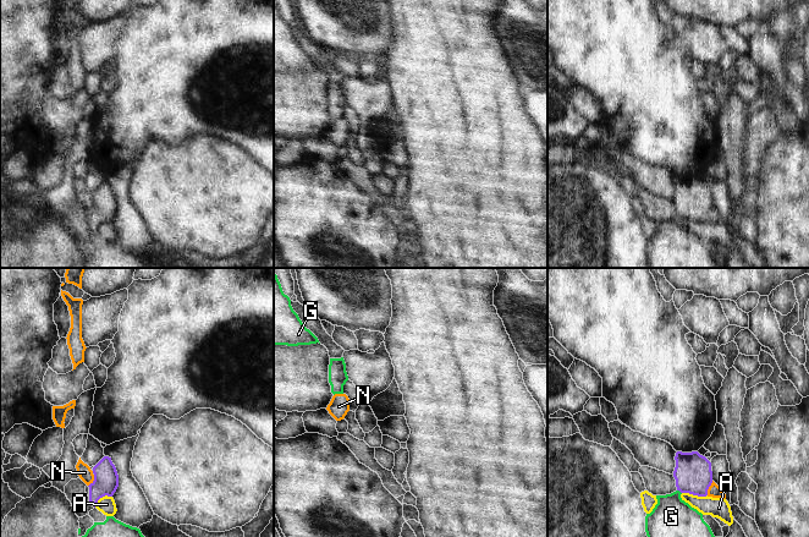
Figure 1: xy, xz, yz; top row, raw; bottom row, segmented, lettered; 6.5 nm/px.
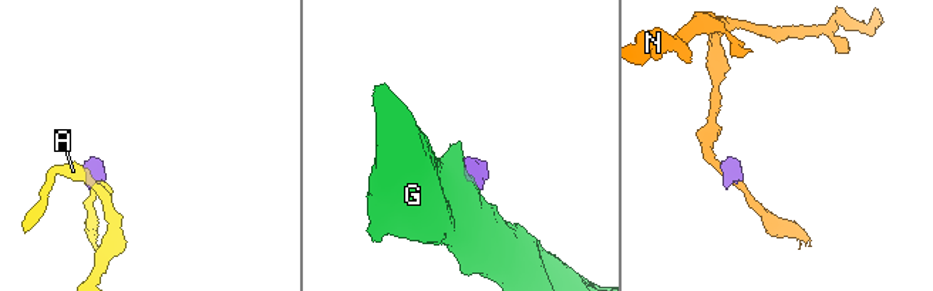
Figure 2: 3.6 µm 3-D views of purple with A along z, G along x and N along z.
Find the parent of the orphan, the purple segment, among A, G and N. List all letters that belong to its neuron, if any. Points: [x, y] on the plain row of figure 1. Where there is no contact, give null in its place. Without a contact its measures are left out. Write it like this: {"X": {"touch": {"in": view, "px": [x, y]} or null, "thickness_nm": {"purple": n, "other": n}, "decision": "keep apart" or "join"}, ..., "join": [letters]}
{"A": {"touch": {"in": "yz", "px": [694, 220]}, "thickness_nm": {"purple": 240, "other": 130}, "decision": "keep apart"}, "G": {"touch": {"in": "yz", "px": [680, 217]}, "thickness_nm": {"purple": 240, "other": 360}, "decision": "keep apart"}, "N": {"touch": {"in": "yz", "px": [708, 214]}, "thickness_nm": {"purple": 240, "other": 90}, "decision": "keep apart"}, "join": []}

